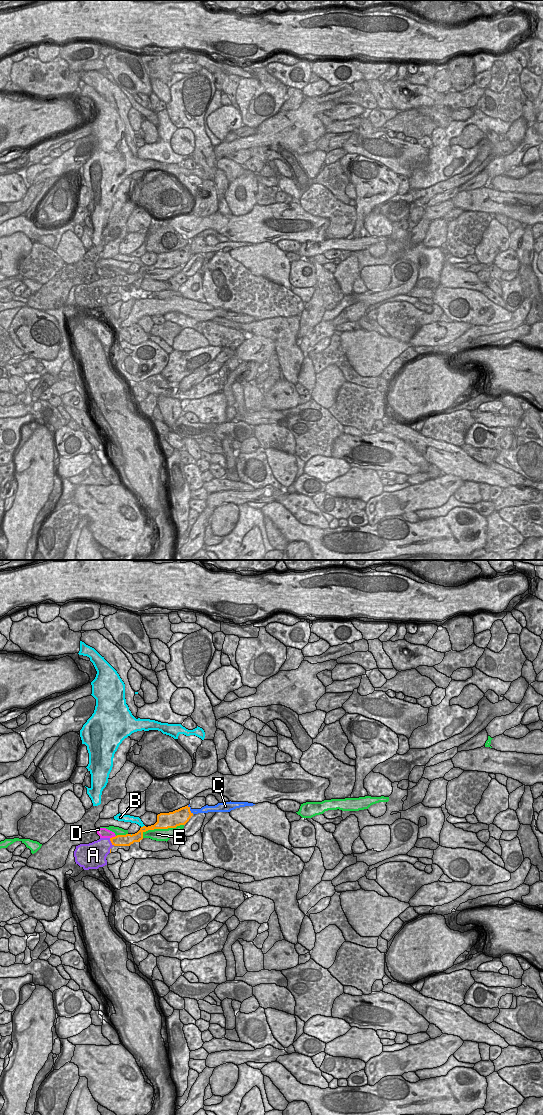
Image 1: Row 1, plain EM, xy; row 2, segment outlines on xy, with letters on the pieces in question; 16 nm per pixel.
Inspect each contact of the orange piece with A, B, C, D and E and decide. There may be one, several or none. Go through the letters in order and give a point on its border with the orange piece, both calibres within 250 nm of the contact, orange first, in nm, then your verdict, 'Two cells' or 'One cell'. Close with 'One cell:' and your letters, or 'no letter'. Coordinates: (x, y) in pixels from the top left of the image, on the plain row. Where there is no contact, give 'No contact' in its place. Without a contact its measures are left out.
A: Touches orange at xy (111, 282). Thickness 190 nm (orange) against 320 nm. One cell
B: Touches orange at xy (143, 266). Thickness 140 nm (orange) against 120 nm. Two cells
C: Touches orange at xy (189, 249). Thickness 260 nm (orange) against 100 nm. Two cells
D: Touches orange at xy (112, 277). Thickness 190 nm (orange) against 160 nm. Two cells
E: Touches orange at xy (161, 268). Thickness 260 nm (orange) against 190 nm. Two cells
One cell: A.

